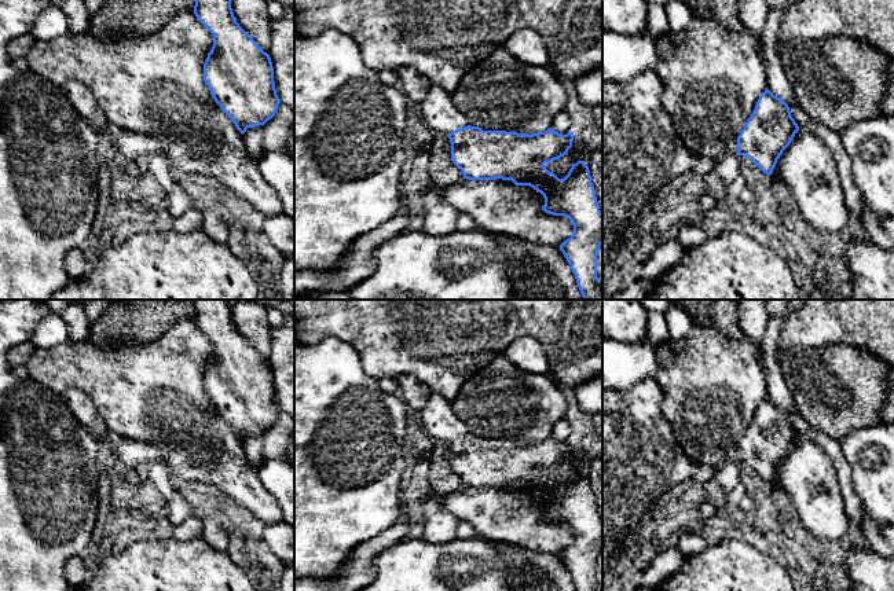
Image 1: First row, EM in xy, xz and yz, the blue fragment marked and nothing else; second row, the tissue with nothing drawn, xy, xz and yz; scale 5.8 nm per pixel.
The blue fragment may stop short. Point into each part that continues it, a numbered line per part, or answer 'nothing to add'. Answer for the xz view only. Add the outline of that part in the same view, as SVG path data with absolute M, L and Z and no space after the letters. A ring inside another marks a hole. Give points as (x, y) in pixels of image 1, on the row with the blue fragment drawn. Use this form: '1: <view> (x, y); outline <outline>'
1: xz (442, 117); outline M432 85L421 103L422 117L435 135L448 136L453 131L468 126L465 115L453 104L447 91Z

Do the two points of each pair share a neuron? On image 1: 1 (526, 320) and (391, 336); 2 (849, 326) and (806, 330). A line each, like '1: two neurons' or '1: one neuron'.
1: one neuron
2: one neuron

